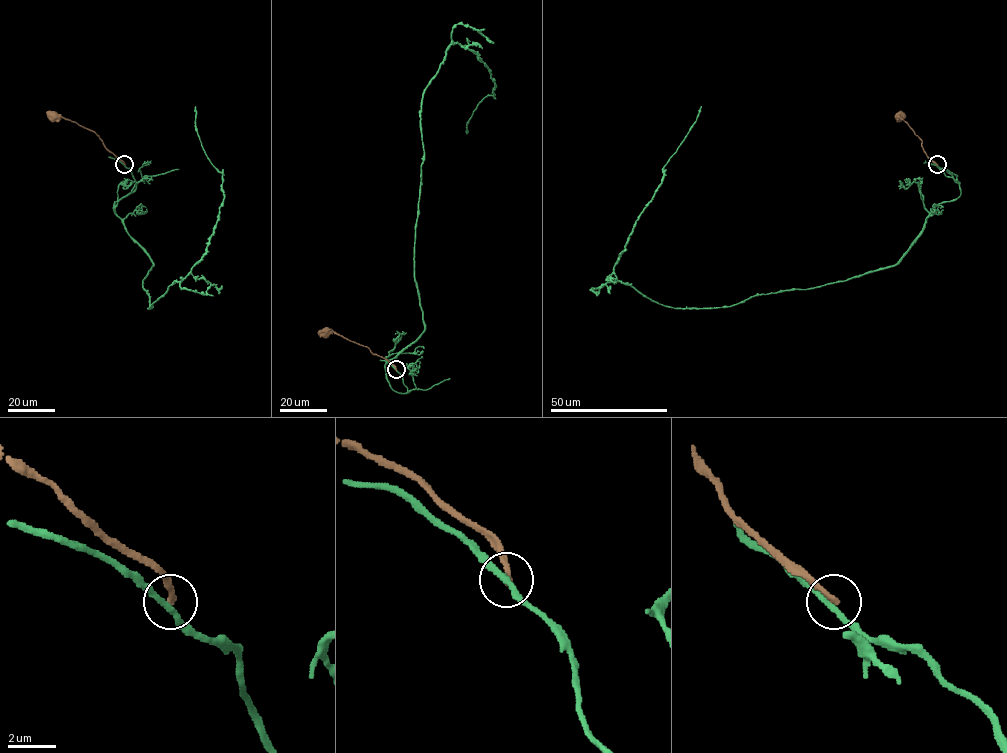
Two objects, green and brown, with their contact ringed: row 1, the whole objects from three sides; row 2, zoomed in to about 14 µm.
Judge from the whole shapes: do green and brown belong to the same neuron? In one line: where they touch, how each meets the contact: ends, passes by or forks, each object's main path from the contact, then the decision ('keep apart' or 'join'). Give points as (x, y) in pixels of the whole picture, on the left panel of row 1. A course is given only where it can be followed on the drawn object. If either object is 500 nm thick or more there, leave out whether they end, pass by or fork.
place (124, 164); green passes by; brown ends; course green (124, 164), (136, 187), (114, 210), (153, 264), (142, 283), (149, 308), (207, 248), (223, 199), (195, 106); course brown (124, 164), (94, 132), (68, 119), (54, 117); keep apart

